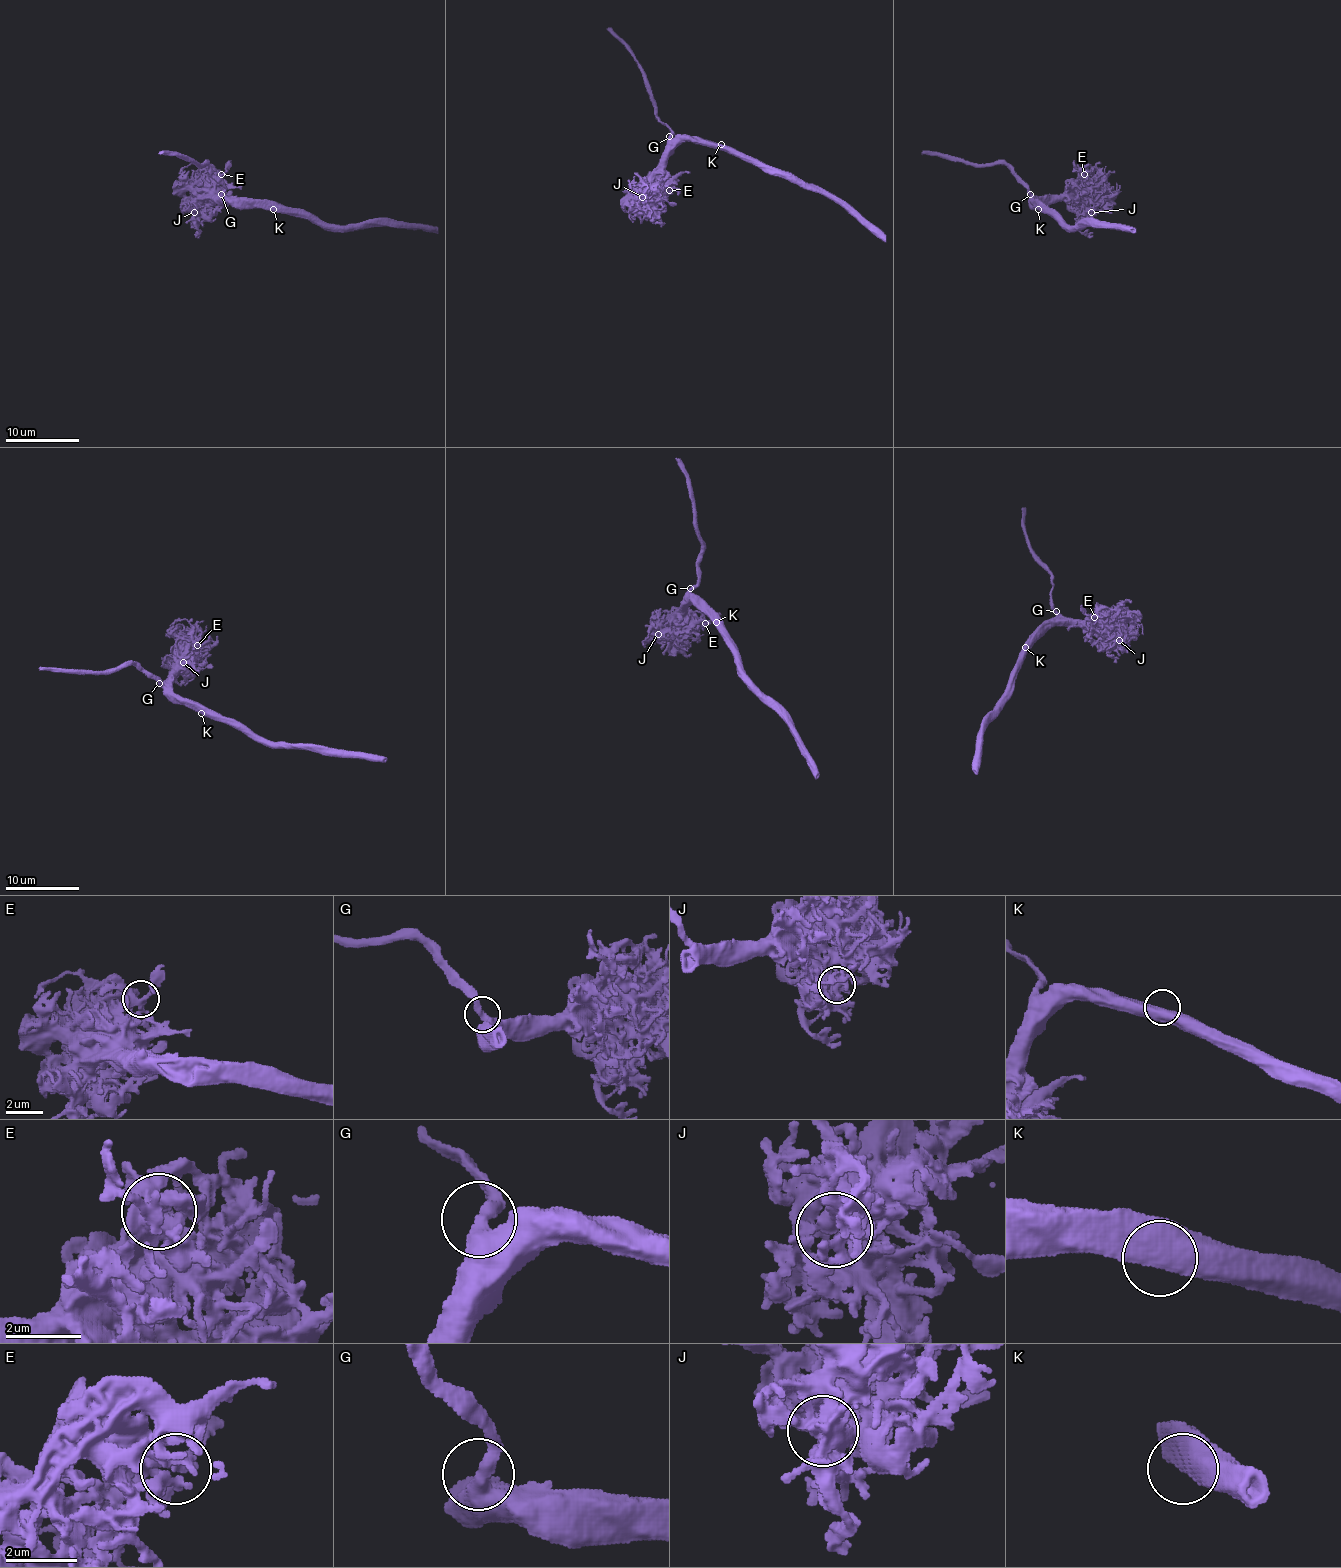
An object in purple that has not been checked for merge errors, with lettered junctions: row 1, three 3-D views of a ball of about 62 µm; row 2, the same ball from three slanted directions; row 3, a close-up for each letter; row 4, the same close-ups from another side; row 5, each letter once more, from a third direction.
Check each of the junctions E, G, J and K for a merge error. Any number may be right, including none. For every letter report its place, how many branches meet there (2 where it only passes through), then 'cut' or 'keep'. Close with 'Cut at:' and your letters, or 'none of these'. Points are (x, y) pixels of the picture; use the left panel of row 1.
E: (221, 174) | 4 | keep
G: (221, 194) | 2 | keep
J: (194, 212) | 4 | keep
K: (273, 209) | 1 | keep
Cut at: none of these

